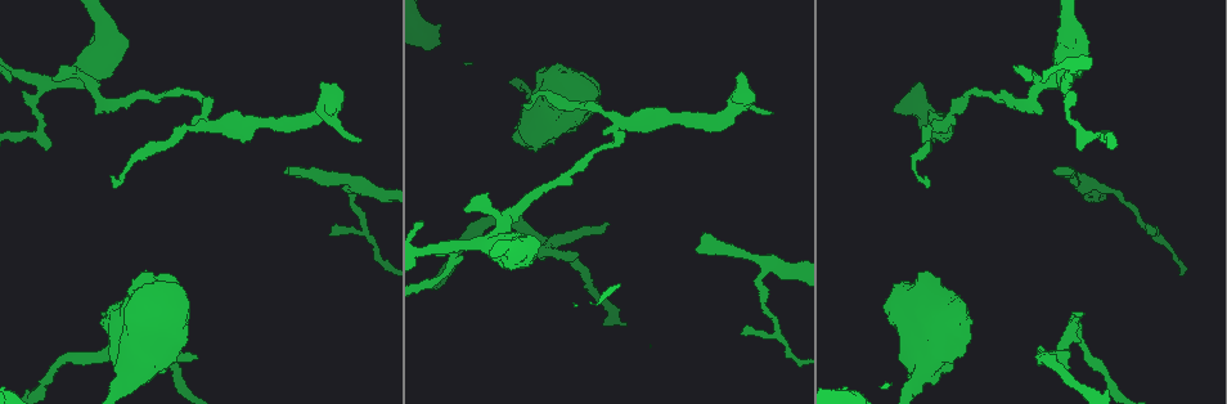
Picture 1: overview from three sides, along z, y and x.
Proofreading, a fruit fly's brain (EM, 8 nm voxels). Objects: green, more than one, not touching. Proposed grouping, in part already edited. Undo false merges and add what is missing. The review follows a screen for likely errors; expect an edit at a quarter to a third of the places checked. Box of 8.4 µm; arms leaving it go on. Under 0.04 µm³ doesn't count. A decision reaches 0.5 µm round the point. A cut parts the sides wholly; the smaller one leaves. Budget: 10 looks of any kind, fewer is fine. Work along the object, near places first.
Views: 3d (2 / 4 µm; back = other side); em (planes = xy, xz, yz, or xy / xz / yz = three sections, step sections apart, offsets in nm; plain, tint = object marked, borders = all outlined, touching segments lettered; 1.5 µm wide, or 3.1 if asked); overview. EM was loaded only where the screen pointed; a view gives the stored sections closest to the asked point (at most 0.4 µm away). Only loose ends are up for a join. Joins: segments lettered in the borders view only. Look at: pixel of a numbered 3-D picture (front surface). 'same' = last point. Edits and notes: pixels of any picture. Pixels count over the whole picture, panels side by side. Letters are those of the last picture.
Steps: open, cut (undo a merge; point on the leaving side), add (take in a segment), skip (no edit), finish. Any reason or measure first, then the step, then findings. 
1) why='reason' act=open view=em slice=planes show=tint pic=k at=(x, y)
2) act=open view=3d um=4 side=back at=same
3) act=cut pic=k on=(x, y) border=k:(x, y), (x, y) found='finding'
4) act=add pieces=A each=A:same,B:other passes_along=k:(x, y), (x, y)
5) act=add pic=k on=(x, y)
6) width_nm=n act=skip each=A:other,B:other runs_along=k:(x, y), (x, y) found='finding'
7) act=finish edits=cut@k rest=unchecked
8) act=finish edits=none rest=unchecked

why='abrupt turn' act=open view=3d um=2 pic=1 at=(1068, 320)

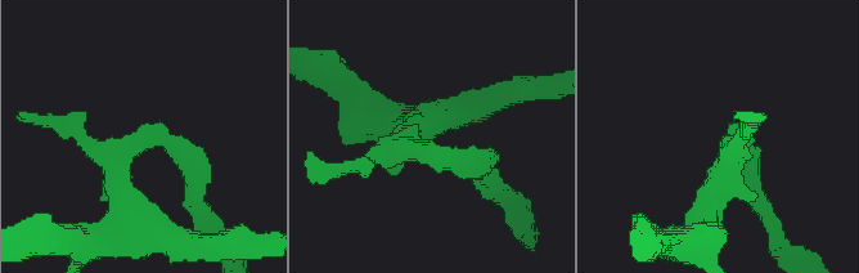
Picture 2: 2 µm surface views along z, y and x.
act=open view=em slice=planes show=plain pic=2 at=(431, 149)

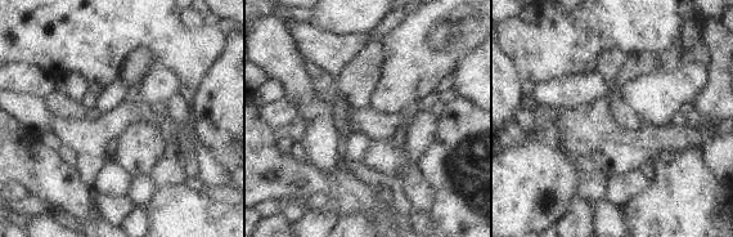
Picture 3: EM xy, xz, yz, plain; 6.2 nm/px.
why='see the neighbours' act=open view=em slice=planes show=borders at=same

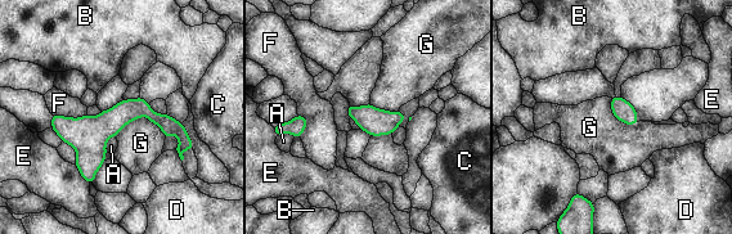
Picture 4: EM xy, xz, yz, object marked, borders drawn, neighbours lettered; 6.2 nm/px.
longest_contact=G:320nm act=skip each=A:other,B:other,C:other,D:other,E:other,F:other,G:other runs_along=4:(54, 118), (147, 111), (189, 145) found='one neuron here'

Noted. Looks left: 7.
why='an open end' act=open view=3d um=2 pic=1 at=(283, 173)

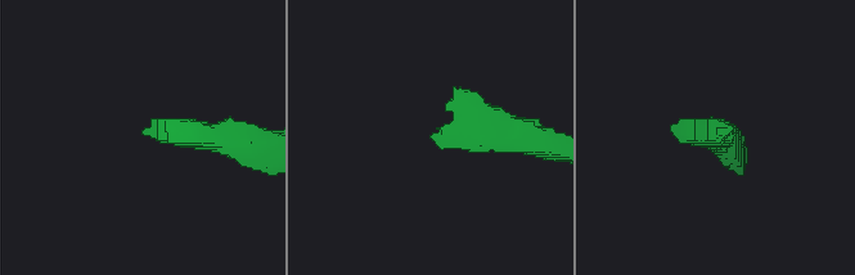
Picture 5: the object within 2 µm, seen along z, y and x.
why='need the tissue' act=open view=em slice=planes show=borders pic=5 at=(430, 138)

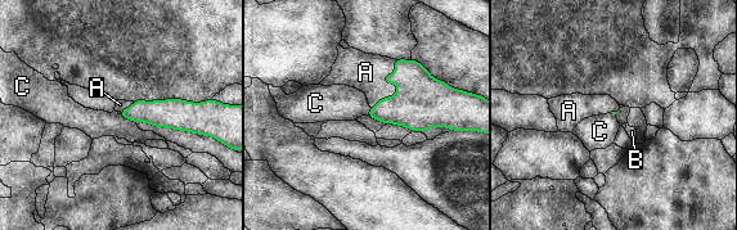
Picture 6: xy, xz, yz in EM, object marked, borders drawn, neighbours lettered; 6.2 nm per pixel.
act=add pieces=A each=A:same,B:other,C:other found='it goes on there'

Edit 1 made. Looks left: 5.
why='redraw' act=open view=overview

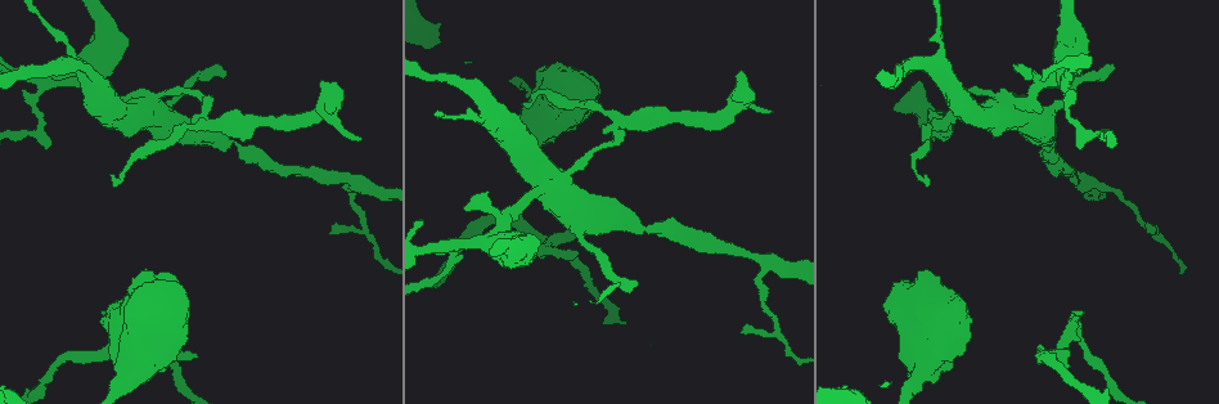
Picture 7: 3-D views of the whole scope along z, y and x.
why='small branch off a trunk' act=open view=3d um=2 pic=7 at=(618, 121)

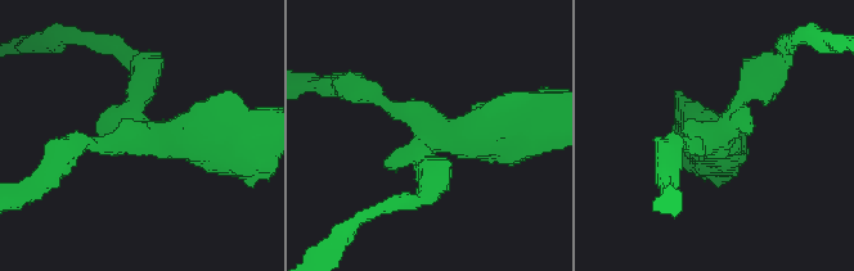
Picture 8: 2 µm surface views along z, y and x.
arms=3 why='now the EM' act=open view=em slice=planes show=borders pic=8 at=(430, 135)

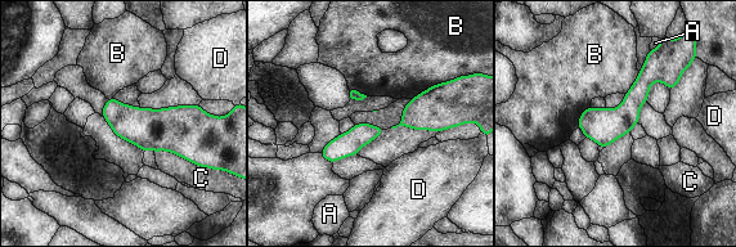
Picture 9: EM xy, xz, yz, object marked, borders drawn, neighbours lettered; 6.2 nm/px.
width_nm=150 act=skip each=A:other,B:other,C:other,D:other found='all the same neuron'

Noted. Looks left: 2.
act=finish edits=add@6 rest=unchecked

